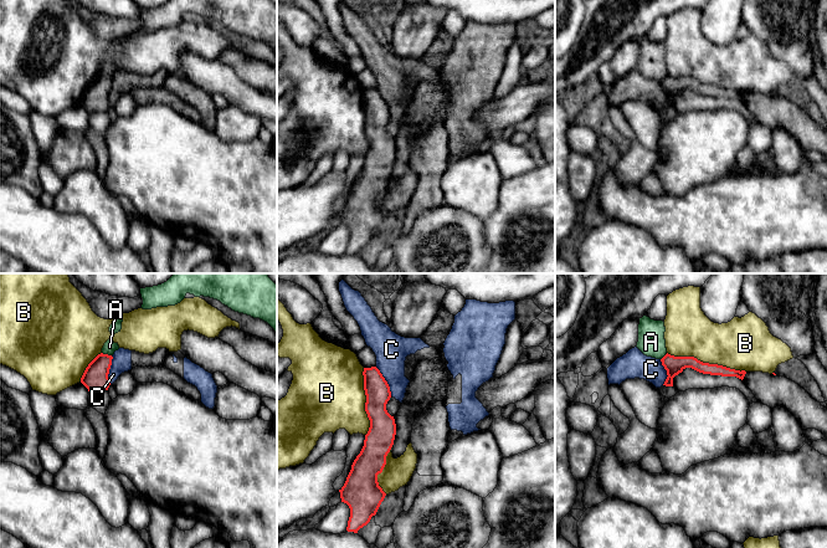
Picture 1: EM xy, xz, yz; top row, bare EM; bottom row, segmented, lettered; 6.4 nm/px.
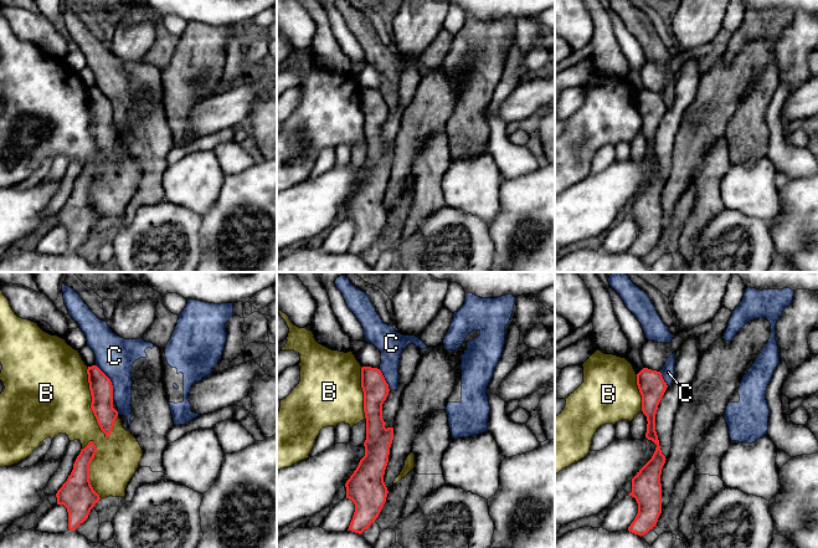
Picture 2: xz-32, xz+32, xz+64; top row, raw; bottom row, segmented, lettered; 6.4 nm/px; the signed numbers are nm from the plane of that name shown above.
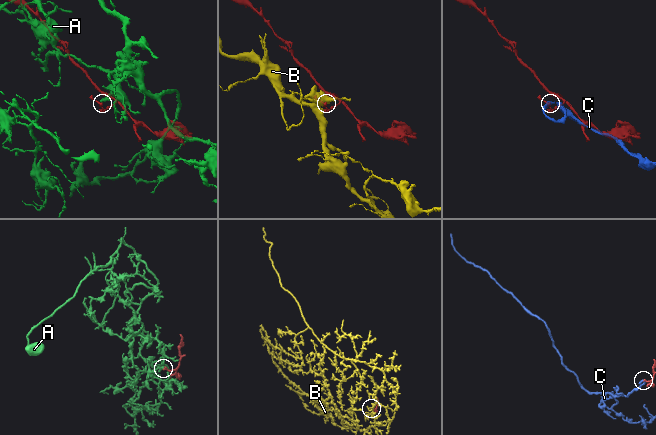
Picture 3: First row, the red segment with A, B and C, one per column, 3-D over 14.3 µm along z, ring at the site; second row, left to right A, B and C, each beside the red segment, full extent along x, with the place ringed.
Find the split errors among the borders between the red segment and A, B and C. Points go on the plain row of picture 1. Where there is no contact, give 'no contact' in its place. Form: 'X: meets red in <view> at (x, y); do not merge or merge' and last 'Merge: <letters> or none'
A: meets red in xy at (107, 76); do not merge
B: meets red in yz at (707, 85); do not merge
C: meets red in xz at (386, 103); do not merge
Merge: none

